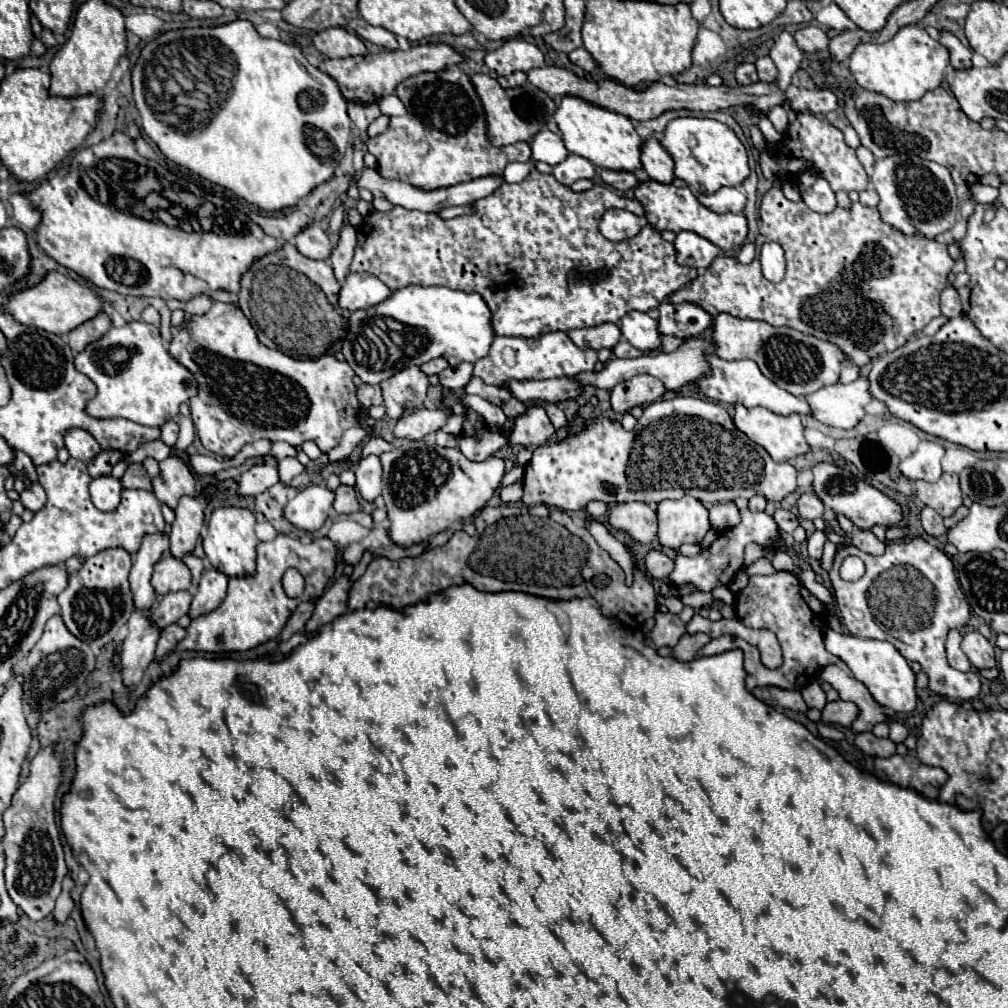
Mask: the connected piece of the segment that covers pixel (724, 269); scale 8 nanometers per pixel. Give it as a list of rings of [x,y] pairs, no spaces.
[[[772,187],[764,197],[762,197],[762,203],[760,203],[760,235],[756,237],[756,253],[760,255],[760,247],[766,243],[766,241],[778,241],[778,245],[784,249],[786,253],[786,277],[784,281],[780,283],[770,283],[762,277],[762,271],[760,271],[760,259],[756,255],[756,259],[748,265],[742,265],[738,263],[734,257],[728,257],[728,255],[720,255],[712,261],[712,265],[702,273],[698,275],[692,283],[688,283],[688,287],[682,287],[680,291],[676,291],[672,297],[668,297],[670,303],[682,303],[682,301],[688,301],[688,303],[694,303],[694,305],[700,305],[706,313],[710,315],[718,315],[718,313],[730,313],[738,319],[758,319],[758,321],[766,321],[774,327],[792,327],[792,329],[798,329],[798,331],[804,331],[806,335],[816,335],[818,339],[832,339],[832,343],[840,345],[842,351],[848,351],[848,363],[854,363],[854,365],[868,365],[868,361],[872,361],[874,357],[882,355],[882,353],[888,353],[888,351],[894,351],[898,349],[900,345],[904,345],[910,335],[914,331],[920,331],[922,327],[926,327],[934,317],[940,315],[940,293],[946,289],[948,285],[948,273],[954,265],[954,259],[948,255],[948,249],[946,245],[942,243],[936,243],[924,235],[904,235],[900,233],[898,229],[890,227],[888,223],[884,223],[880,219],[880,213],[876,207],[864,207],[860,203],[852,203],[852,209],[850,211],[844,211],[842,207],[836,207],[834,213],[828,213],[828,215],[822,215],[822,213],[814,213],[810,209],[806,209],[806,203],[800,201],[800,203],[794,203],[794,201],[788,201],[782,193],[780,187]]]

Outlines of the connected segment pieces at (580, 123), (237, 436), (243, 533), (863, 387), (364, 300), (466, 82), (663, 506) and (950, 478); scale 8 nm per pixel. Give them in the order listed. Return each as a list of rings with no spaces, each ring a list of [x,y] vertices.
[[[562,97],[554,113],[554,119],[560,127],[566,149],[574,155],[588,159],[592,165],[612,171],[630,171],[630,173],[642,167],[640,163],[642,139],[628,117],[596,107],[580,97]]]
[[[214,303],[206,315],[192,317],[186,327],[168,345],[170,355],[186,367],[198,381],[198,395],[190,399],[192,421],[202,445],[218,457],[234,457],[246,443],[268,439],[272,443],[286,441],[294,447],[304,441],[316,443],[324,453],[334,449],[342,433],[350,427],[362,427],[368,437],[374,429],[364,423],[364,407],[356,399],[356,387],[352,383],[354,371],[348,363],[324,355],[320,359],[294,359],[282,351],[268,349],[256,339],[256,331],[244,317],[236,303]]]
[[[222,507],[216,509],[208,523],[208,537],[204,539],[204,551],[210,565],[224,573],[226,577],[246,577],[256,571],[256,533],[254,533],[256,517],[250,509],[240,507]]]
[[[860,377],[848,385],[836,383],[822,387],[806,395],[806,401],[818,421],[838,429],[852,429],[864,419],[864,407],[872,401],[868,387],[868,377]]]
[[[350,273],[346,283],[340,289],[338,303],[344,309],[358,311],[358,309],[368,309],[392,295],[392,289],[376,279],[374,275],[368,273]]]
[[[456,67],[408,77],[398,85],[396,95],[404,103],[406,115],[392,117],[388,129],[366,143],[366,149],[378,157],[378,169],[388,179],[416,183],[416,187],[450,187],[478,177],[500,175],[510,161],[516,161],[516,153],[518,161],[530,159],[526,143],[510,147],[490,145],[482,101],[470,75]]]
[[[692,497],[680,501],[662,501],[656,509],[658,515],[658,543],[662,547],[678,549],[682,543],[700,543],[710,531],[708,509]]]
[[[944,473],[936,483],[916,481],[916,497],[936,509],[942,517],[952,517],[962,505],[962,491],[956,473]]]

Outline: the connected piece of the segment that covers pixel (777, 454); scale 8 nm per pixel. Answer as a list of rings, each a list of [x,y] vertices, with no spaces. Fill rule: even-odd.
[[[736,405],[736,413],[734,413],[734,423],[736,427],[748,435],[754,443],[758,443],[760,447],[764,447],[770,457],[774,461],[790,461],[798,455],[806,455],[808,453],[808,443],[804,439],[804,425],[802,425],[802,417],[800,415],[776,415],[764,407],[752,407],[752,409],[746,409],[744,405]]]

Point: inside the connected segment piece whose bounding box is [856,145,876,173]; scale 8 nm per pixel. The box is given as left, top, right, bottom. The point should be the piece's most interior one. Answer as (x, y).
(865, 157)

